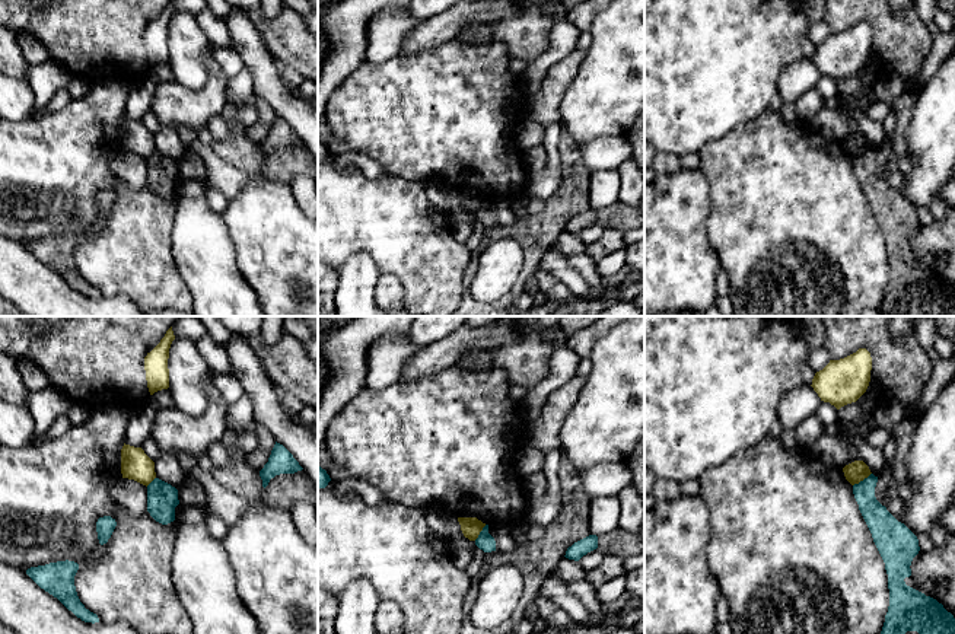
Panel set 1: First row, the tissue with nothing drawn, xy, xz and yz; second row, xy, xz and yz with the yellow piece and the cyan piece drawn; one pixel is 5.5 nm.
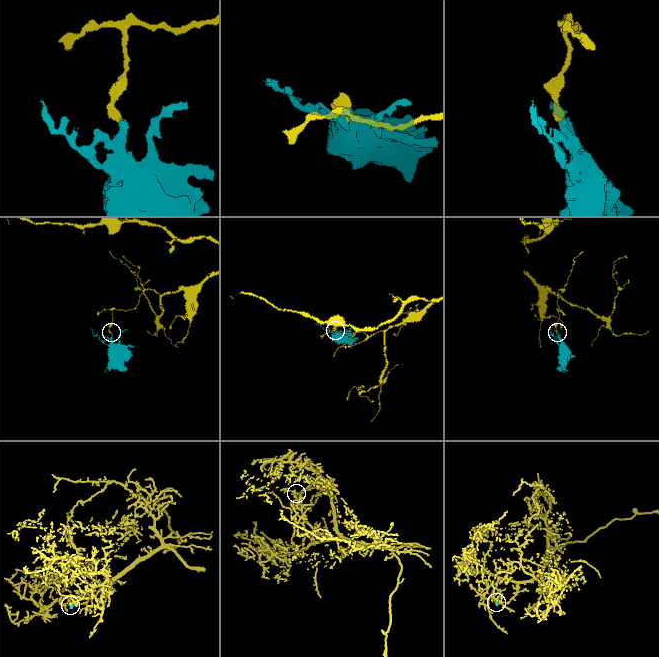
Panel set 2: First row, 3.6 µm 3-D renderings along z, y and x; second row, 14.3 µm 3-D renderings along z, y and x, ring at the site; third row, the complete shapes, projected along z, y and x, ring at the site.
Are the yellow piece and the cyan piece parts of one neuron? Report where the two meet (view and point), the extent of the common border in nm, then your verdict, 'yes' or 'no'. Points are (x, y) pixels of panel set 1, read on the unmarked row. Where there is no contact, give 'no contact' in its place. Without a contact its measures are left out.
yz (862, 153) | 130 nm | no

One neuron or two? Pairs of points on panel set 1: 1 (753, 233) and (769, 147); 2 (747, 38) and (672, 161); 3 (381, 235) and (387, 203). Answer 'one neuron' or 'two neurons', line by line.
1: one neuron
2: two neurons
3: one neuron

